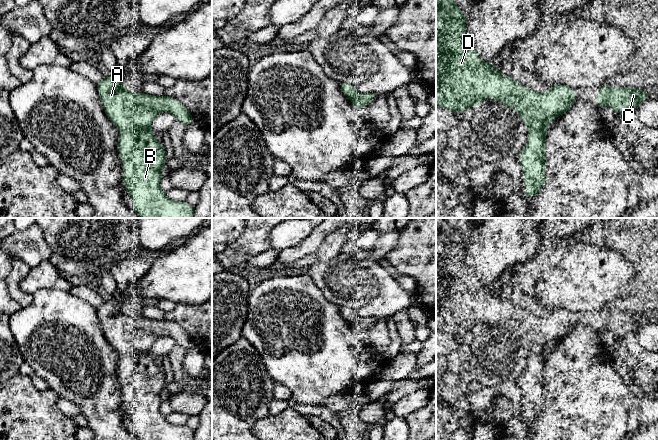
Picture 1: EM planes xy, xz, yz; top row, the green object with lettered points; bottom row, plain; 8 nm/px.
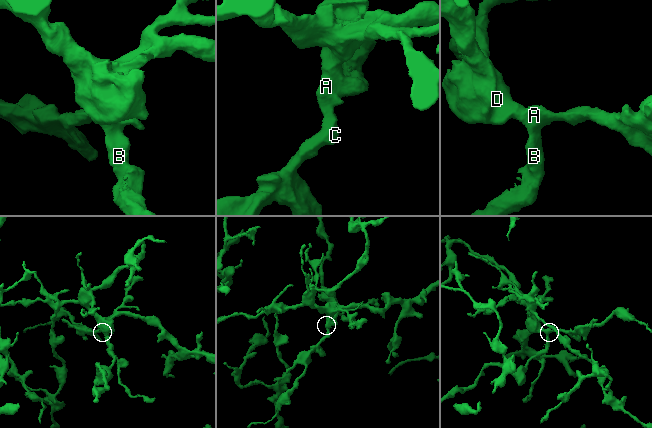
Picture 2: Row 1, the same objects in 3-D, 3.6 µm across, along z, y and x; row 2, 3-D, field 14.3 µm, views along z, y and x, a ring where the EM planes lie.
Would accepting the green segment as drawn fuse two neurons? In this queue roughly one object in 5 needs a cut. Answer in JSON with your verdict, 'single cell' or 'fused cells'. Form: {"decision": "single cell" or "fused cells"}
{"decision": "single cell"}

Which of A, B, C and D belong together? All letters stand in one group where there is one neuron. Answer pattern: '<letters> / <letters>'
A B C D

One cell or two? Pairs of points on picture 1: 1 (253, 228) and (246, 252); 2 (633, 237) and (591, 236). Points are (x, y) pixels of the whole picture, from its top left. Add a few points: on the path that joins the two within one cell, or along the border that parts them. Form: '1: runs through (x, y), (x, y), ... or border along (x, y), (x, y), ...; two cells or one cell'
1: runs through (253, 234), (253, 240), (247, 246); one cell
2: border along (605, 228), (602, 242); two cells

